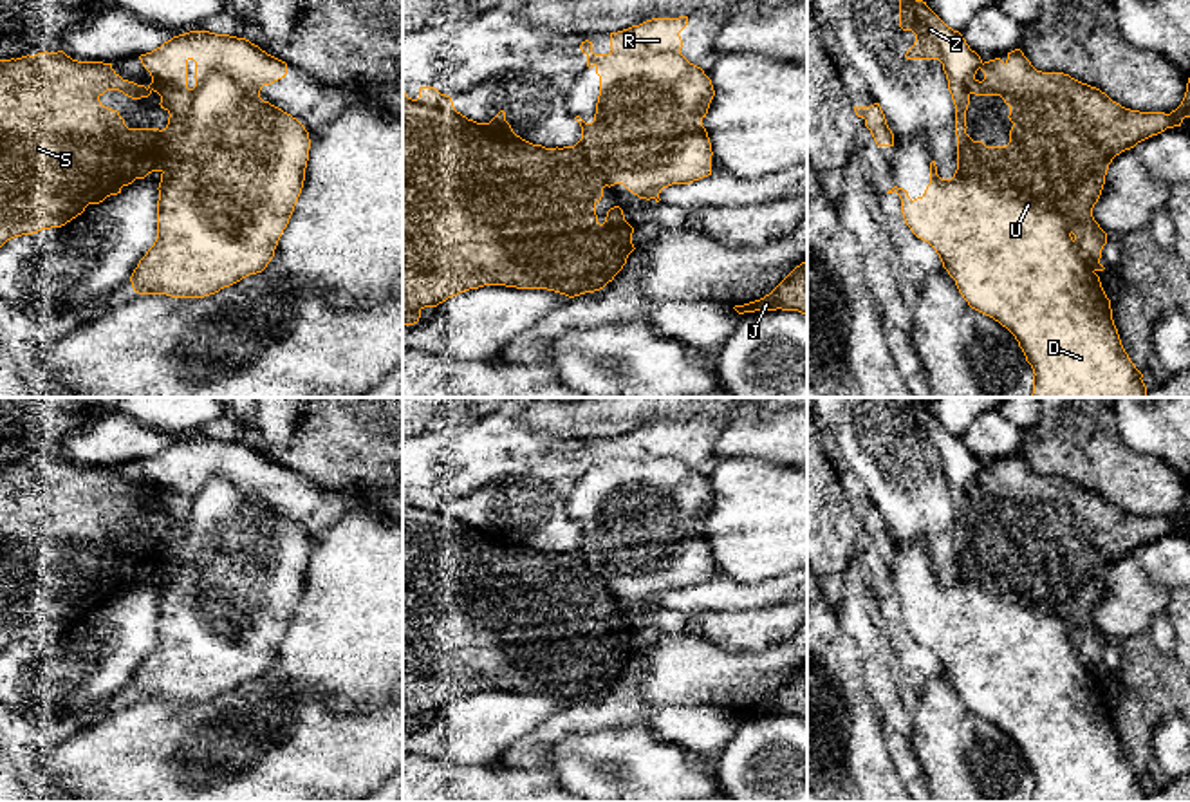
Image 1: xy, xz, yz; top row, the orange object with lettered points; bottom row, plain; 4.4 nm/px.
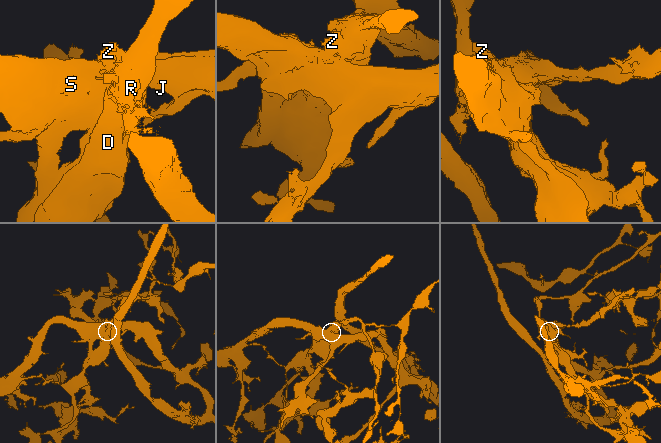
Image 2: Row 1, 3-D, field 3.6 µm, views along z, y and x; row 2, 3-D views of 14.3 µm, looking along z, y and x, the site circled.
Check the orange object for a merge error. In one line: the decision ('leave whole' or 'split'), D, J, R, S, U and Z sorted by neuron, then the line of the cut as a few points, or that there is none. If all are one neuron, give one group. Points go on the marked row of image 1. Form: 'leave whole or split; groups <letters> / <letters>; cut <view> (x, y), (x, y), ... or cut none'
split; groups D R U Z / J S; cut yz (965, 134), (966, 168), (1010, 195), (1053, 206), (1071, 232)

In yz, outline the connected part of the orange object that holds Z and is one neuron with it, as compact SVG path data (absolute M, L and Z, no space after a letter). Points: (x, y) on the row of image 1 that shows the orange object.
M899 0L899 27L916 34L914 45L905 54L906 60L939 60L943 63L955 105L957 135L957 170L952 179L941 179L935 161L932 161L930 184L921 197L912 200L908 191L897 186L887 191L899 195L905 224L917 238L935 249L968 305L993 318L1015 336L1035 374L1031 397L1147 397L1143 374L1121 345L1111 300L1100 276L1082 260L1062 213L1033 200L1009 197L962 166L970 83L982 65L981 56L970 49L959 31L948 27L923 0Z

